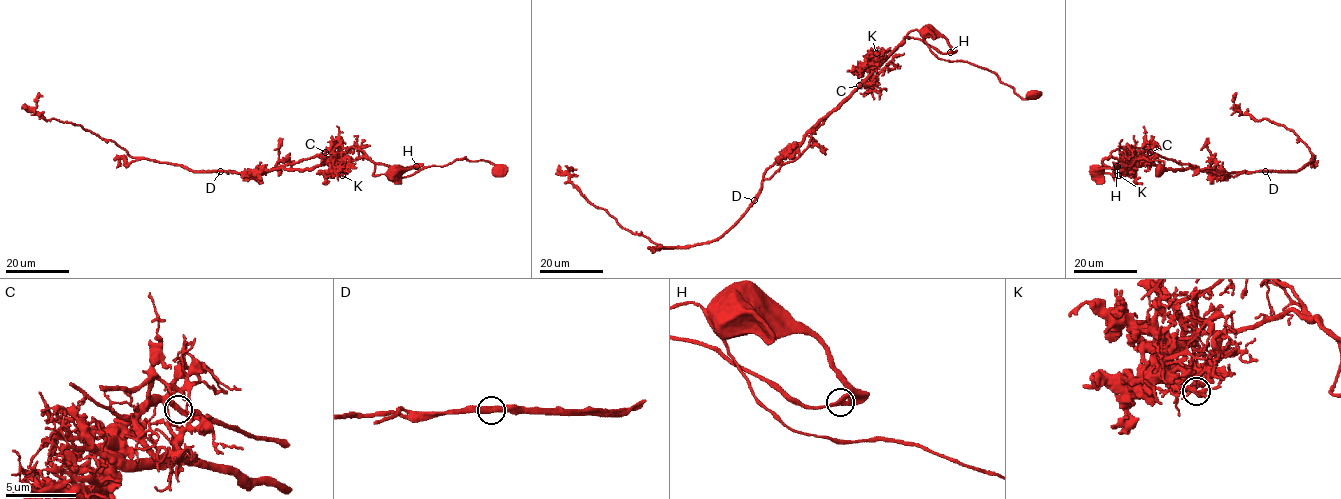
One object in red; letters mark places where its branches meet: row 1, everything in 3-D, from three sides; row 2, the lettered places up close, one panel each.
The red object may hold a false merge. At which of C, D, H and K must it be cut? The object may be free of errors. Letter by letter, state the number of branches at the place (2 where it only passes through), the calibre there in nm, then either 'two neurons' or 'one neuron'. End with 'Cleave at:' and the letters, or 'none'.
C: branches 2; calibre 360 nm; one neuron
D: branches 2; calibre 360 nm; two neurons
H: branches 2; calibre 360 nm; one neuron
K: branches 2; calibre 320 nm; one neuron
Cleave at: D

